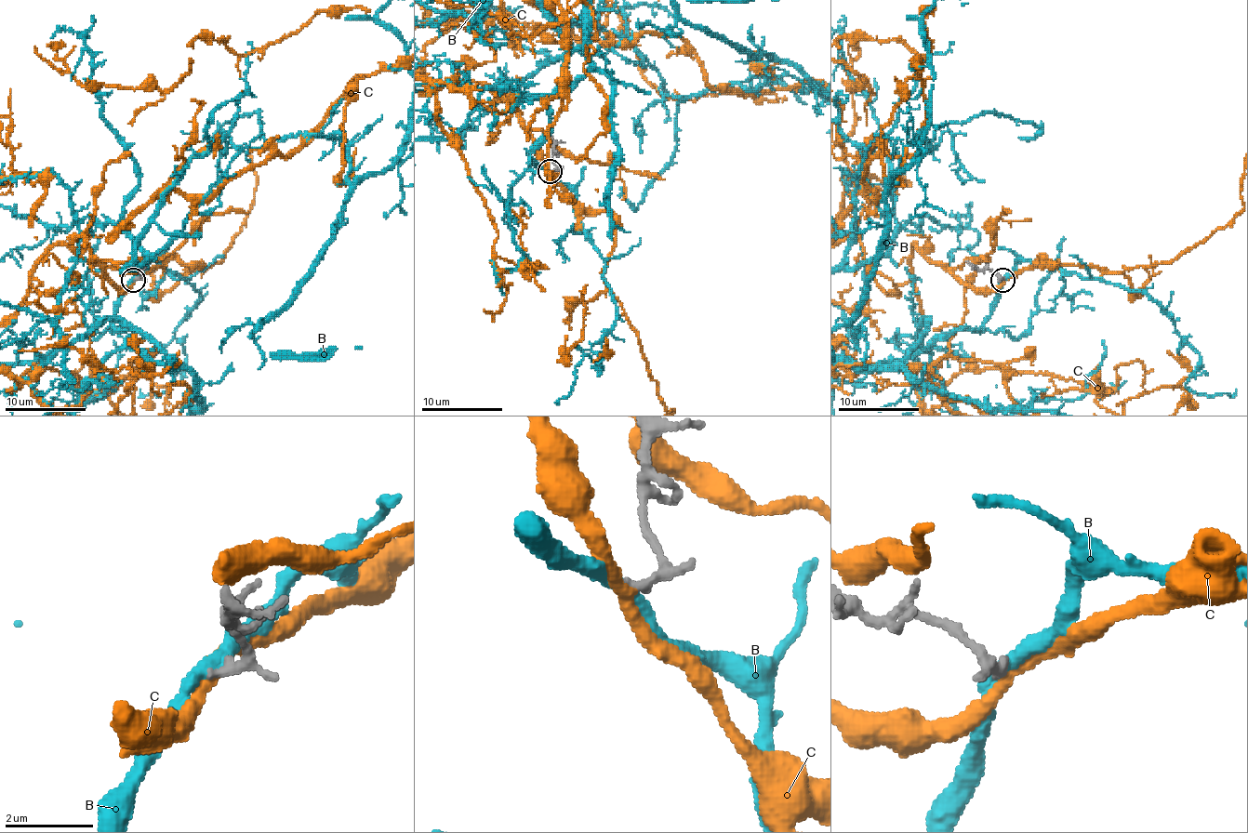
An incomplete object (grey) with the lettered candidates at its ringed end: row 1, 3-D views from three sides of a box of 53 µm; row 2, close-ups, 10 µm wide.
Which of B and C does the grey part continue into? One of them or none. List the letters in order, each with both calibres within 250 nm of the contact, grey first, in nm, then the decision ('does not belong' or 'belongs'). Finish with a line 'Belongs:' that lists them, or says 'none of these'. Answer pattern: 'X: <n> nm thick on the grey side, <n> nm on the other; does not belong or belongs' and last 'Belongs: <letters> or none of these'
B: 200 nm thick on the grey side, 320 nm on the other; belongs
C: 200 nm thick on the grey side, 280 nm on the other; does not belong
Belongs: B

